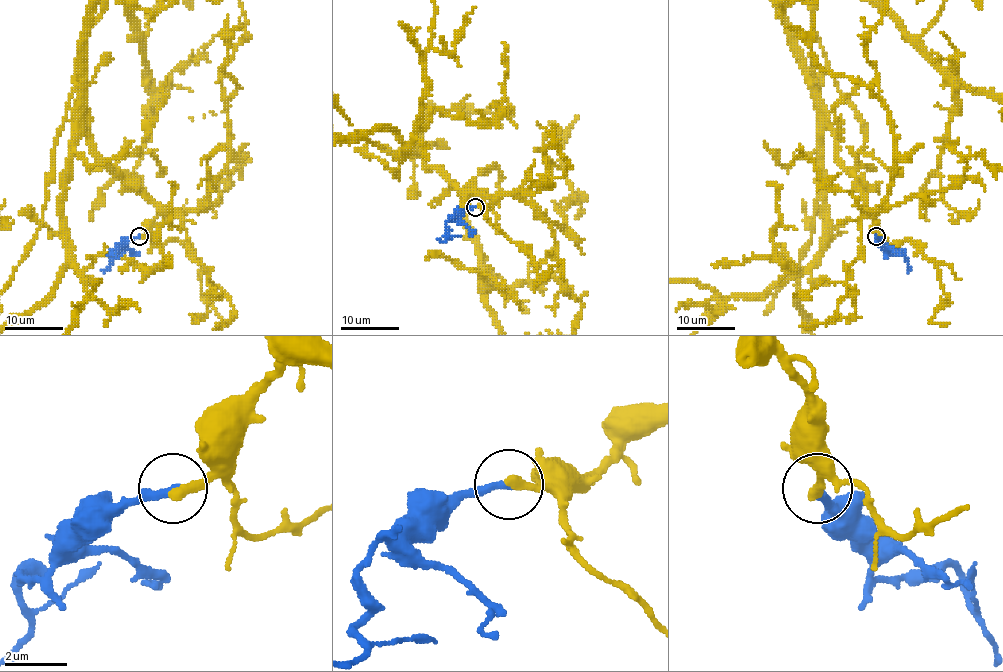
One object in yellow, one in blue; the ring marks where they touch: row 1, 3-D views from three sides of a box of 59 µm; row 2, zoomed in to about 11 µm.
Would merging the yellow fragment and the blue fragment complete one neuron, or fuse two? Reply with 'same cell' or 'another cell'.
same cell

